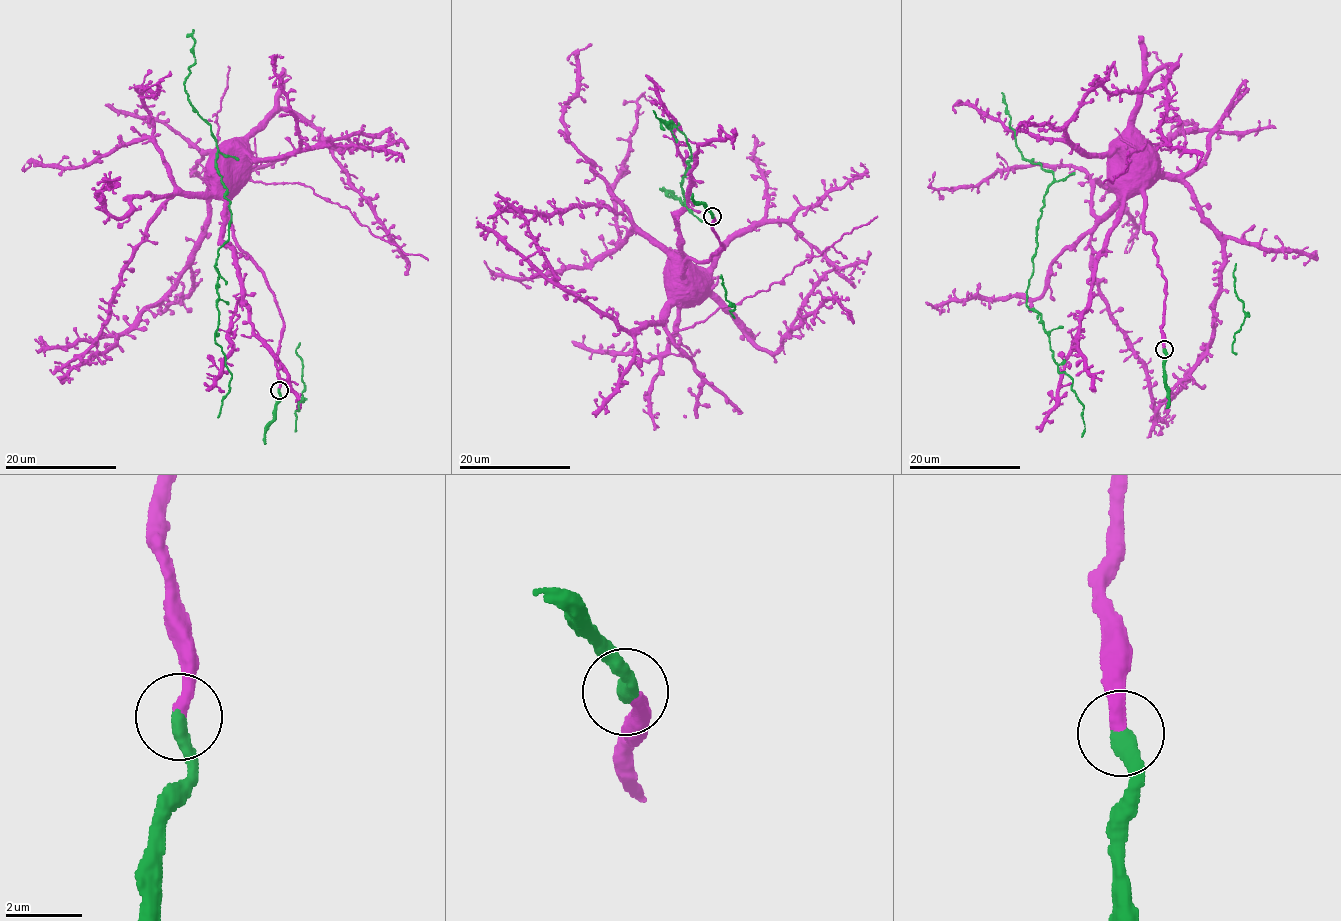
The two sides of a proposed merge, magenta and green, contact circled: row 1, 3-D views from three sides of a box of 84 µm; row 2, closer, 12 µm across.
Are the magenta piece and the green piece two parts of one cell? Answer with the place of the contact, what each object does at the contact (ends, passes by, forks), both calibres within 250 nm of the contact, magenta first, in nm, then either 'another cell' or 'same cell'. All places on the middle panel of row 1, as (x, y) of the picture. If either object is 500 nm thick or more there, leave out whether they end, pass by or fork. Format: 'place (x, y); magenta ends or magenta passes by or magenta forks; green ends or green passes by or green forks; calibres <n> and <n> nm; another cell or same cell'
place (712, 216); magenta ends; green ends; calibres 320 and 440 nm; same cell

